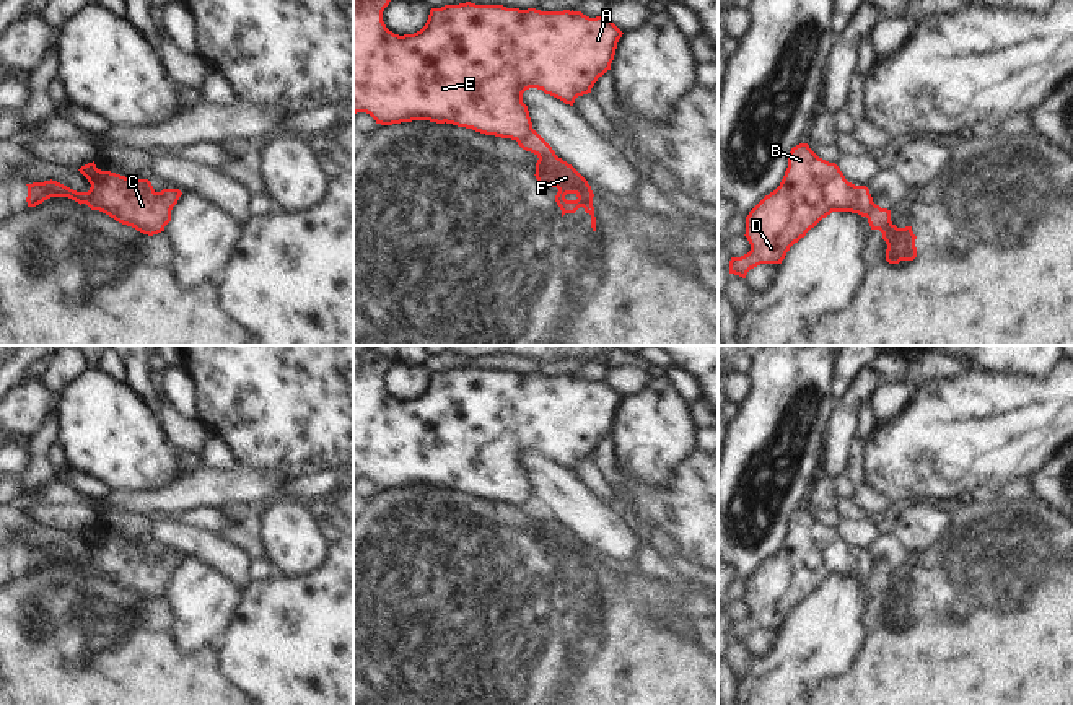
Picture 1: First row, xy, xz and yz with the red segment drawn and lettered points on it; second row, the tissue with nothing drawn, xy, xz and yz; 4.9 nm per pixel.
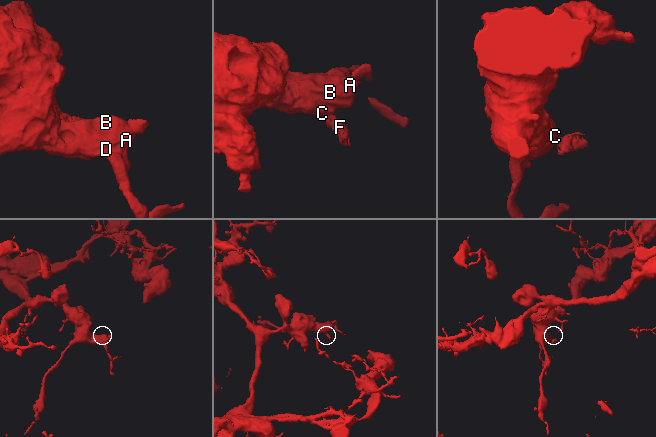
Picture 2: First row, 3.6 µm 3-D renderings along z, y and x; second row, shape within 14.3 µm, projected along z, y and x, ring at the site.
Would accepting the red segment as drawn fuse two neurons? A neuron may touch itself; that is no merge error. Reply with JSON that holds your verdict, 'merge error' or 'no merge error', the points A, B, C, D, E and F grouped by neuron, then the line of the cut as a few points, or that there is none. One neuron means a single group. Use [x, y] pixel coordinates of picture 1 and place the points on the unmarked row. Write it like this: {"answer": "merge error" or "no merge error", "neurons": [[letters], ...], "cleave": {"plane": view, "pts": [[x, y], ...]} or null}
{"answer": "merge error", "neurons": [["A", "B", "C", "D", "E"], ["F"]], "cleave": {"plane": "xz", "pts": [[533, 494], [516, 505]]}}

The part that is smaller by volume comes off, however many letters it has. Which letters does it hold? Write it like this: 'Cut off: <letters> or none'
Cut off: F

